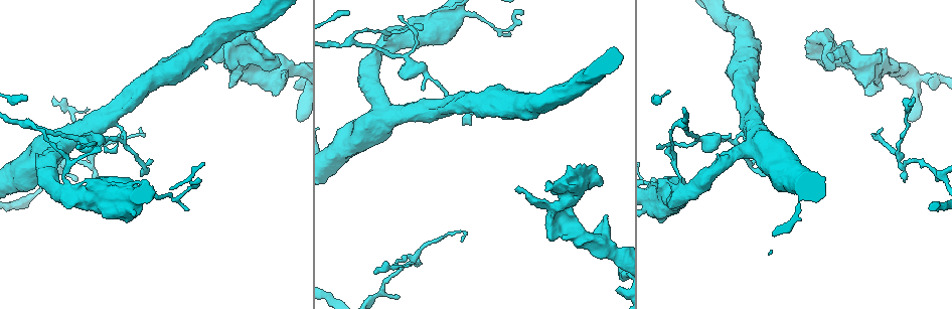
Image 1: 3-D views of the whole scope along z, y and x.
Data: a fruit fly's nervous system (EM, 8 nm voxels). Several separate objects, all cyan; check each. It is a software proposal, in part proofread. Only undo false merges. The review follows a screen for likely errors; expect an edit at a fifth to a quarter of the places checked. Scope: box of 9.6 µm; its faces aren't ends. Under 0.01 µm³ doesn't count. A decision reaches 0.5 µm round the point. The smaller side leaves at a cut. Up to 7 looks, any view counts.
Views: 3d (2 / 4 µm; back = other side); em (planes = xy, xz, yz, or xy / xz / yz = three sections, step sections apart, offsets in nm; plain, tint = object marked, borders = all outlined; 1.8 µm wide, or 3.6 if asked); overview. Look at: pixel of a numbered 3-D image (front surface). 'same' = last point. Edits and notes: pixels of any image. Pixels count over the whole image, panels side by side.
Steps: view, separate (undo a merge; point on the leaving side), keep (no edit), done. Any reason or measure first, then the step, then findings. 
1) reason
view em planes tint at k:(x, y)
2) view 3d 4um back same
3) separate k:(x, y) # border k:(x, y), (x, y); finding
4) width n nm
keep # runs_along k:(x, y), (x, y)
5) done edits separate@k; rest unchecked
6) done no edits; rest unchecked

arms part here
view em yz step 16 tint at 1:(447, 94)

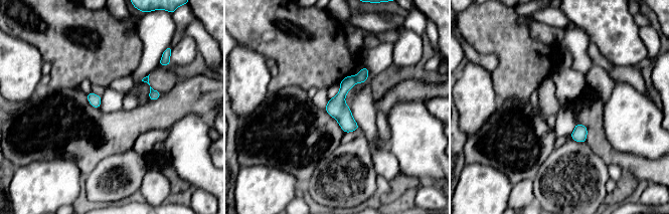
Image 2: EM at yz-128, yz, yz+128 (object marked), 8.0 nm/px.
cut it another way
view em planes borders same

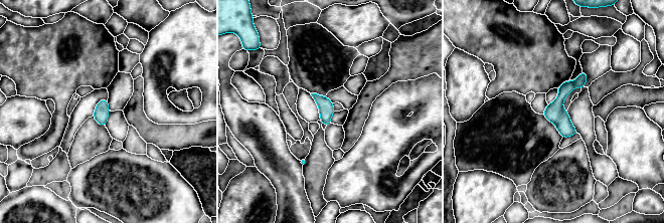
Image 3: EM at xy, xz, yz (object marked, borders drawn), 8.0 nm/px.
width 120 nm
separate 3:(555, 109) # border 3:(571, 81), (574, 86); two neurons meet here

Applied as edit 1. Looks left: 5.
view overview

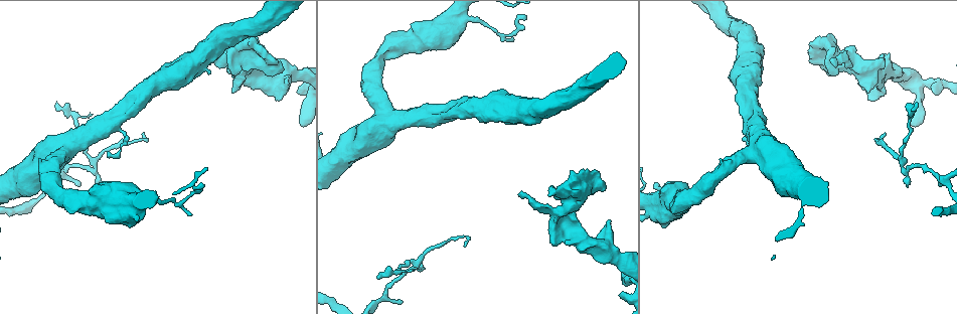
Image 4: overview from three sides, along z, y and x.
sharp bend
view em planes tint at 4:(92, 160)

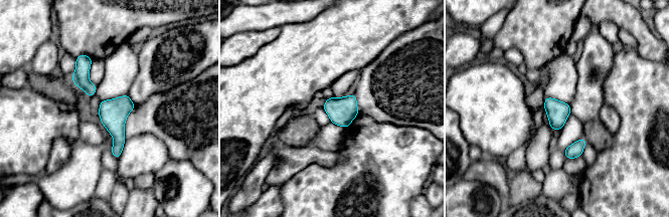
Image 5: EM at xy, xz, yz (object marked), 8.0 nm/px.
width 180 nm
keep # one neuron here

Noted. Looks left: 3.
looks like a crossing
view 3d 4um at 4:(250, 57)

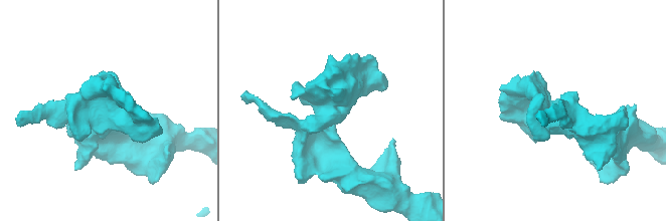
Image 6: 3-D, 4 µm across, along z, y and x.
view em 3.6um planes plain at 6:(109, 111)

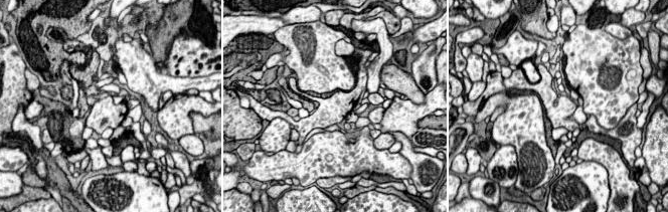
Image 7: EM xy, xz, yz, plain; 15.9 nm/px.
with the object marked
view em 3.6um planes tint same

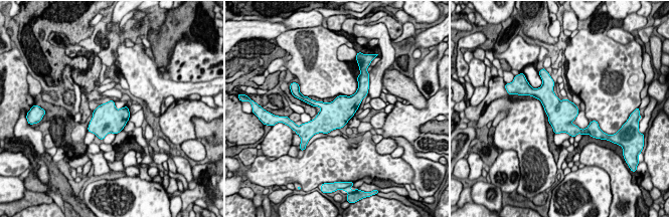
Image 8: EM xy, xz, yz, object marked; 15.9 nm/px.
keep # all the same neuron

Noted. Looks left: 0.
done edits separate@3; rest unchecked

